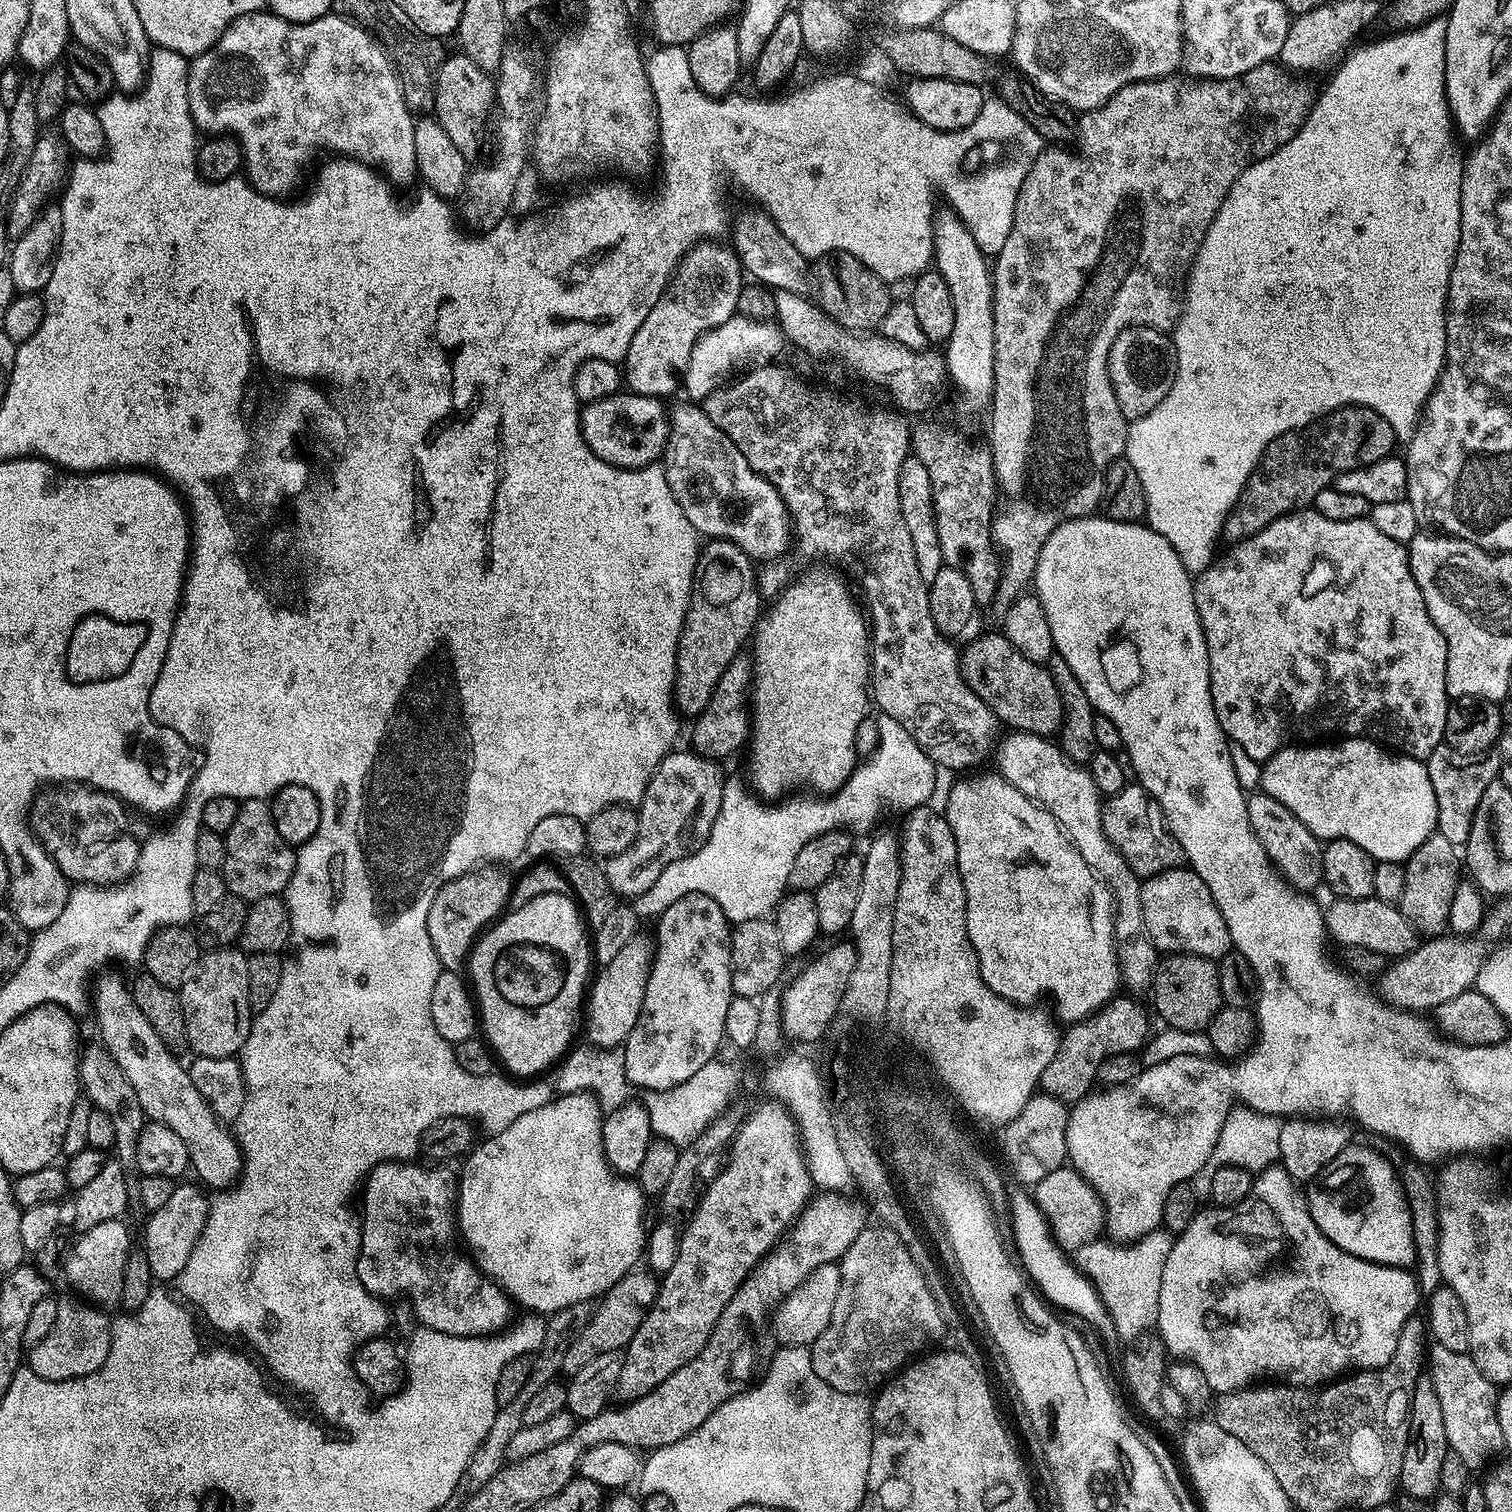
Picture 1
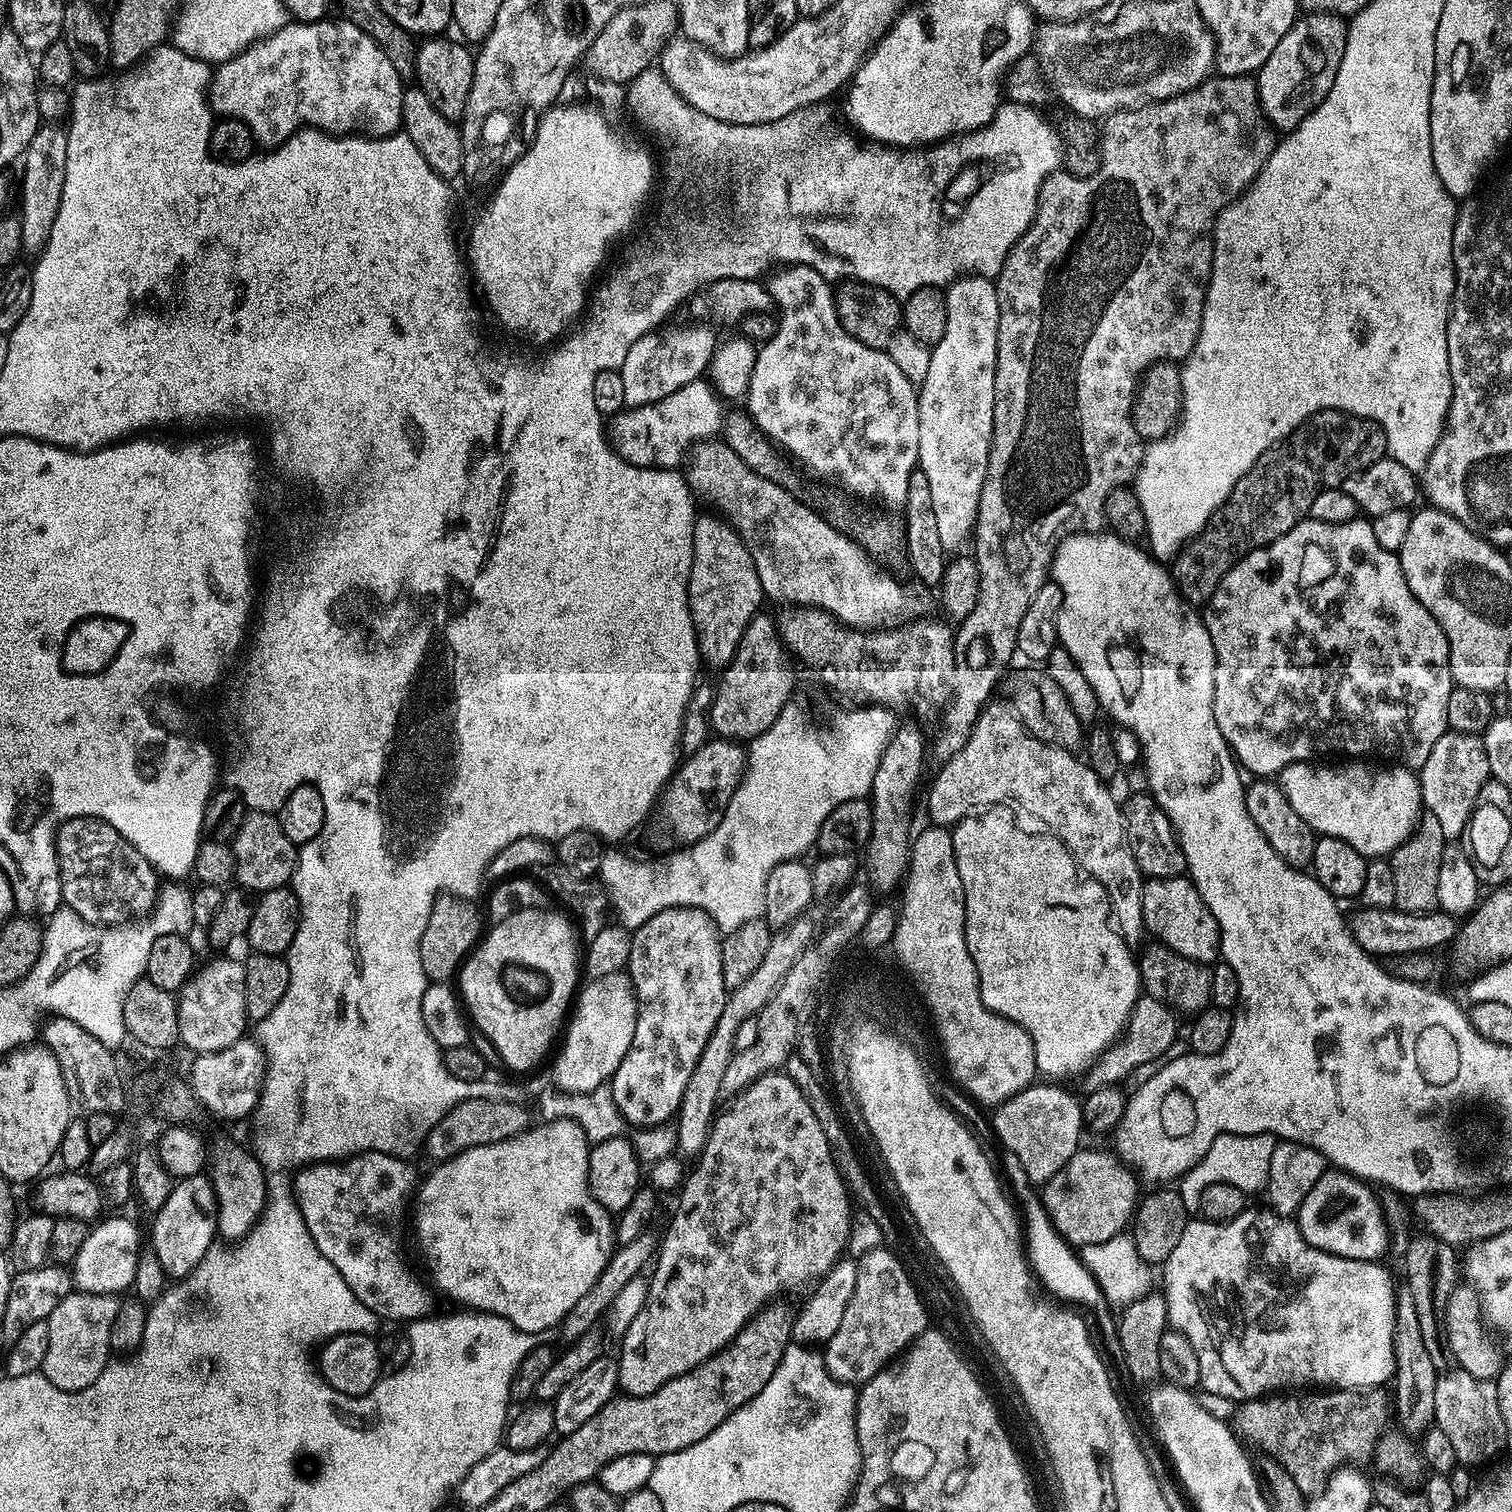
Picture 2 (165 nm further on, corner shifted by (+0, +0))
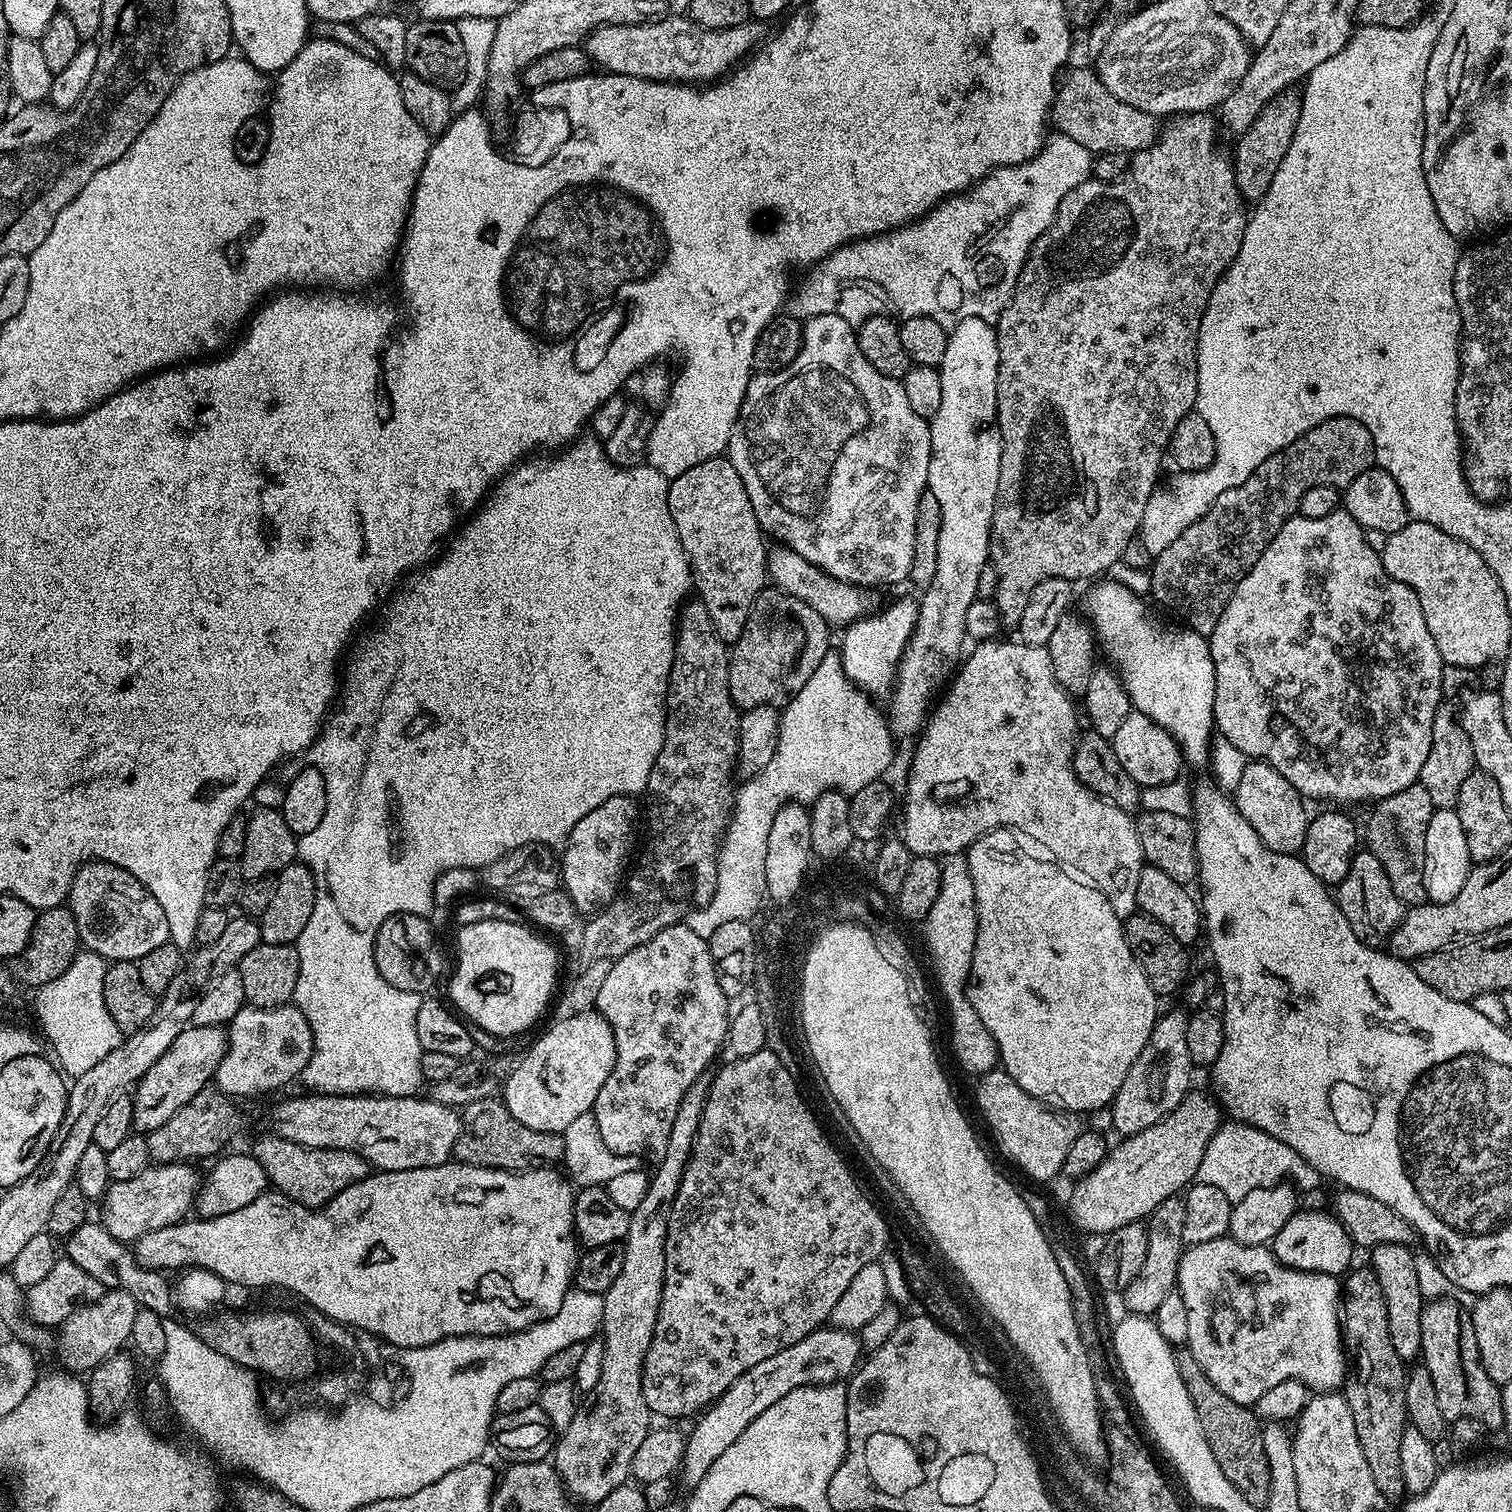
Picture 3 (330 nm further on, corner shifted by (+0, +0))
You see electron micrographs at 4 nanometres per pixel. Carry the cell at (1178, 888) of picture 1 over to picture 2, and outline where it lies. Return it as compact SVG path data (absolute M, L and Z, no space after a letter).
M1187 875L1170 878L1148 878L1142 890L1142 918L1144 927L1153 932L1159 943L1199 964L1213 965L1220 956L1220 931L1210 906L1202 902L1202 894Z

